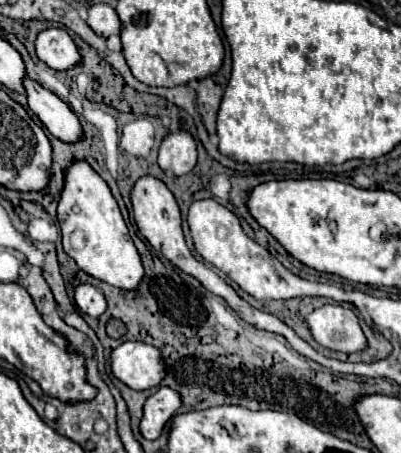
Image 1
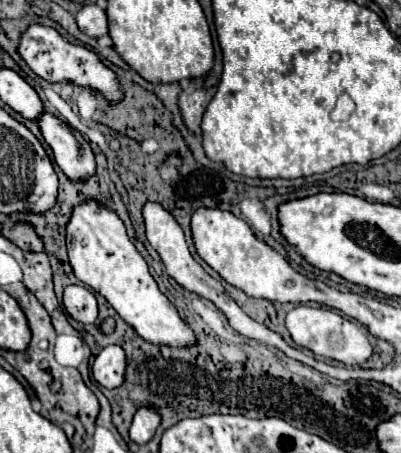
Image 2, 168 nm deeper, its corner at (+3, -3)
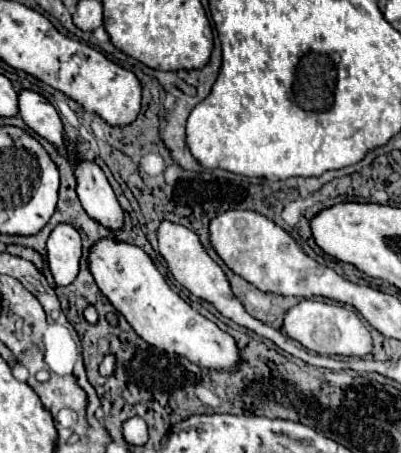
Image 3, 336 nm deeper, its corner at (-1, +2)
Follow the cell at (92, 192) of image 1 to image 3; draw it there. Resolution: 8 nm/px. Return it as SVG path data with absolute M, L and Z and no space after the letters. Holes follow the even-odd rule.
M114 237L98 239L88 249L86 263L98 289L110 299L116 311L124 315L124 319L146 343L162 351L178 353L200 367L222 371L236 369L240 357L234 339L228 333L224 333L216 323L202 317L186 301L182 301L168 287L154 261L138 245L124 243Z

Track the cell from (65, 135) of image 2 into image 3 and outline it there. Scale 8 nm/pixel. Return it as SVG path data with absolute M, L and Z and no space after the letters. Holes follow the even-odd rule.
M64 137L64 149L68 153L68 159L74 165L74 177L76 177L76 193L82 201L82 207L88 211L90 217L100 221L104 227L110 229L122 229L122 209L116 201L116 195L104 175L104 171L86 159L80 159L78 143Z

